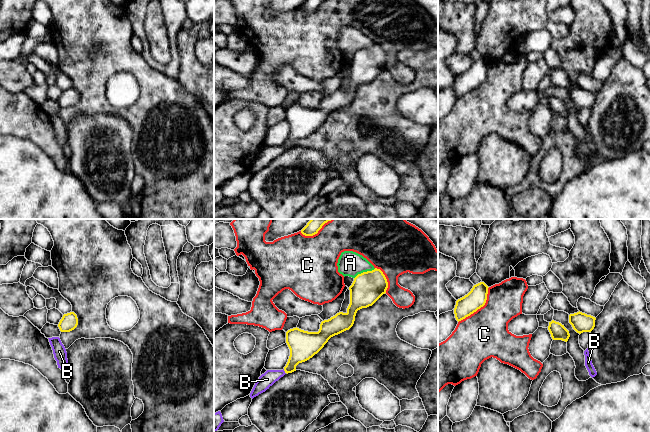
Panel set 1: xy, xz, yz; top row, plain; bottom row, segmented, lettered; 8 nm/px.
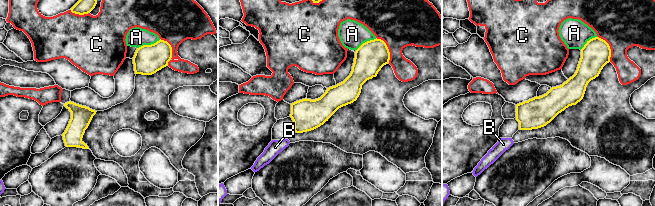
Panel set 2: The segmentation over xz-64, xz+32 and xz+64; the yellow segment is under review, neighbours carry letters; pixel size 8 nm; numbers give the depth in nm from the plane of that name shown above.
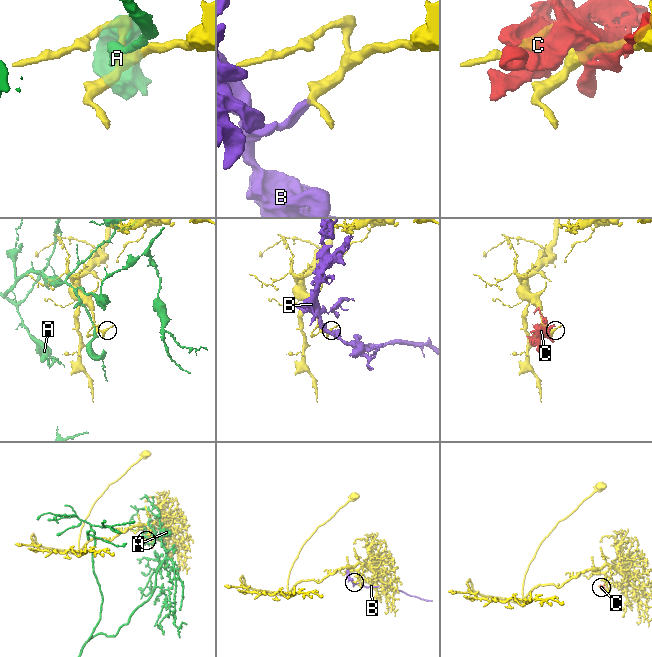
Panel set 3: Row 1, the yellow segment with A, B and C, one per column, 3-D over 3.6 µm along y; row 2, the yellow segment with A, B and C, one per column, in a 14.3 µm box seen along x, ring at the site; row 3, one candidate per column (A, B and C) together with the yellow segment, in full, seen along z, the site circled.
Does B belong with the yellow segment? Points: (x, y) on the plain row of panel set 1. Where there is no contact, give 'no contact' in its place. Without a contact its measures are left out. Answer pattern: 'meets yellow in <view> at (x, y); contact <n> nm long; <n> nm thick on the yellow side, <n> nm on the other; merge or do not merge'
meets yellow in xz at (284, 146); contact 40 nm long; 220 nm thick on the yellow side, 120 nm on the other; do not merge

